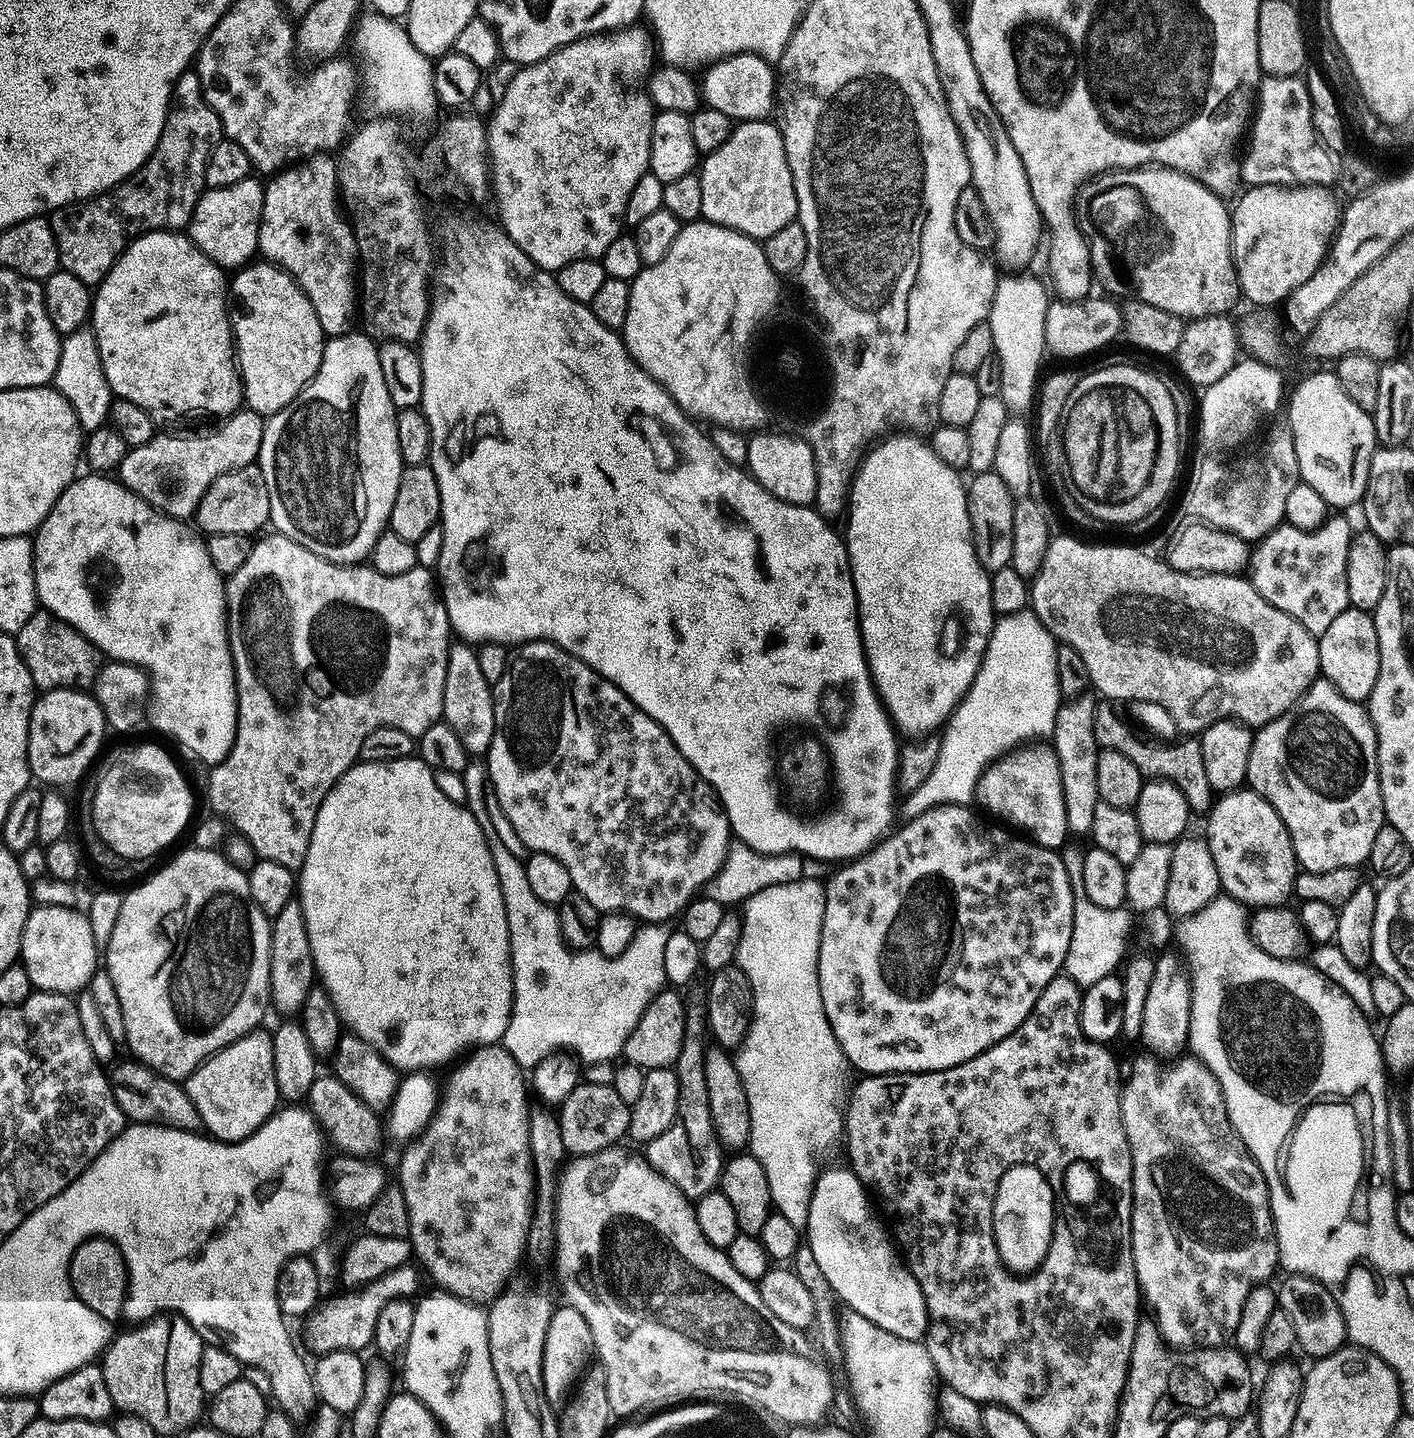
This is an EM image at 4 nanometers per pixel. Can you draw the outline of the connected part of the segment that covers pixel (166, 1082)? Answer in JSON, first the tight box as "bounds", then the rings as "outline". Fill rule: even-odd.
{"bounds":[110,1058,204,1132],"outline":[[[135,1058],[127,1059],[116,1069],[111,1069],[110,1083],[114,1098],[129,1121],[187,1132],[200,1132],[204,1128],[194,1102],[190,1102],[187,1092],[177,1081],[158,1074],[153,1068],[147,1068]]]}

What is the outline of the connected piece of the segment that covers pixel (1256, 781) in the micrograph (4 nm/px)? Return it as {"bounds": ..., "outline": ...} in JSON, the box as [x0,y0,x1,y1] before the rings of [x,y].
{"bounds":[1246,680,1386,871],"outline":[[[1315,680],[1292,711],[1271,720],[1255,733],[1246,784],[1266,798],[1278,818],[1282,818],[1294,846],[1296,863],[1303,871],[1359,869],[1360,864],[1371,861],[1378,834],[1386,828],[1376,731],[1367,707],[1346,698],[1328,680]]]}

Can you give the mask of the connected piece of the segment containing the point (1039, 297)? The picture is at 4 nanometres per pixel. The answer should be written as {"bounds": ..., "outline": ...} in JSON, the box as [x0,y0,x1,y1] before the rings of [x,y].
{"bounds":[986,274,1050,411],"outline":[[[1006,274],[997,281],[994,302],[986,323],[991,329],[994,358],[1001,374],[999,397],[1009,411],[1033,409],[1038,388],[1038,370],[1046,354],[1045,322],[1050,297],[1043,284],[1028,274]]]}

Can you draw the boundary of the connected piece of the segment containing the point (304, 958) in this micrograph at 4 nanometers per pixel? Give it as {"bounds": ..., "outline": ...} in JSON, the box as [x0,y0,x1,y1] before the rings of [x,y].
{"bounds":[270,898,318,1014],"outline":[[[293,898],[282,906],[282,911],[271,921],[272,954],[270,956],[270,984],[272,994],[270,1004],[273,1009],[284,1014],[296,1014],[306,1002],[306,994],[317,983],[318,977],[314,966],[314,954],[311,950],[310,934],[307,933],[304,908],[299,899]]]}

